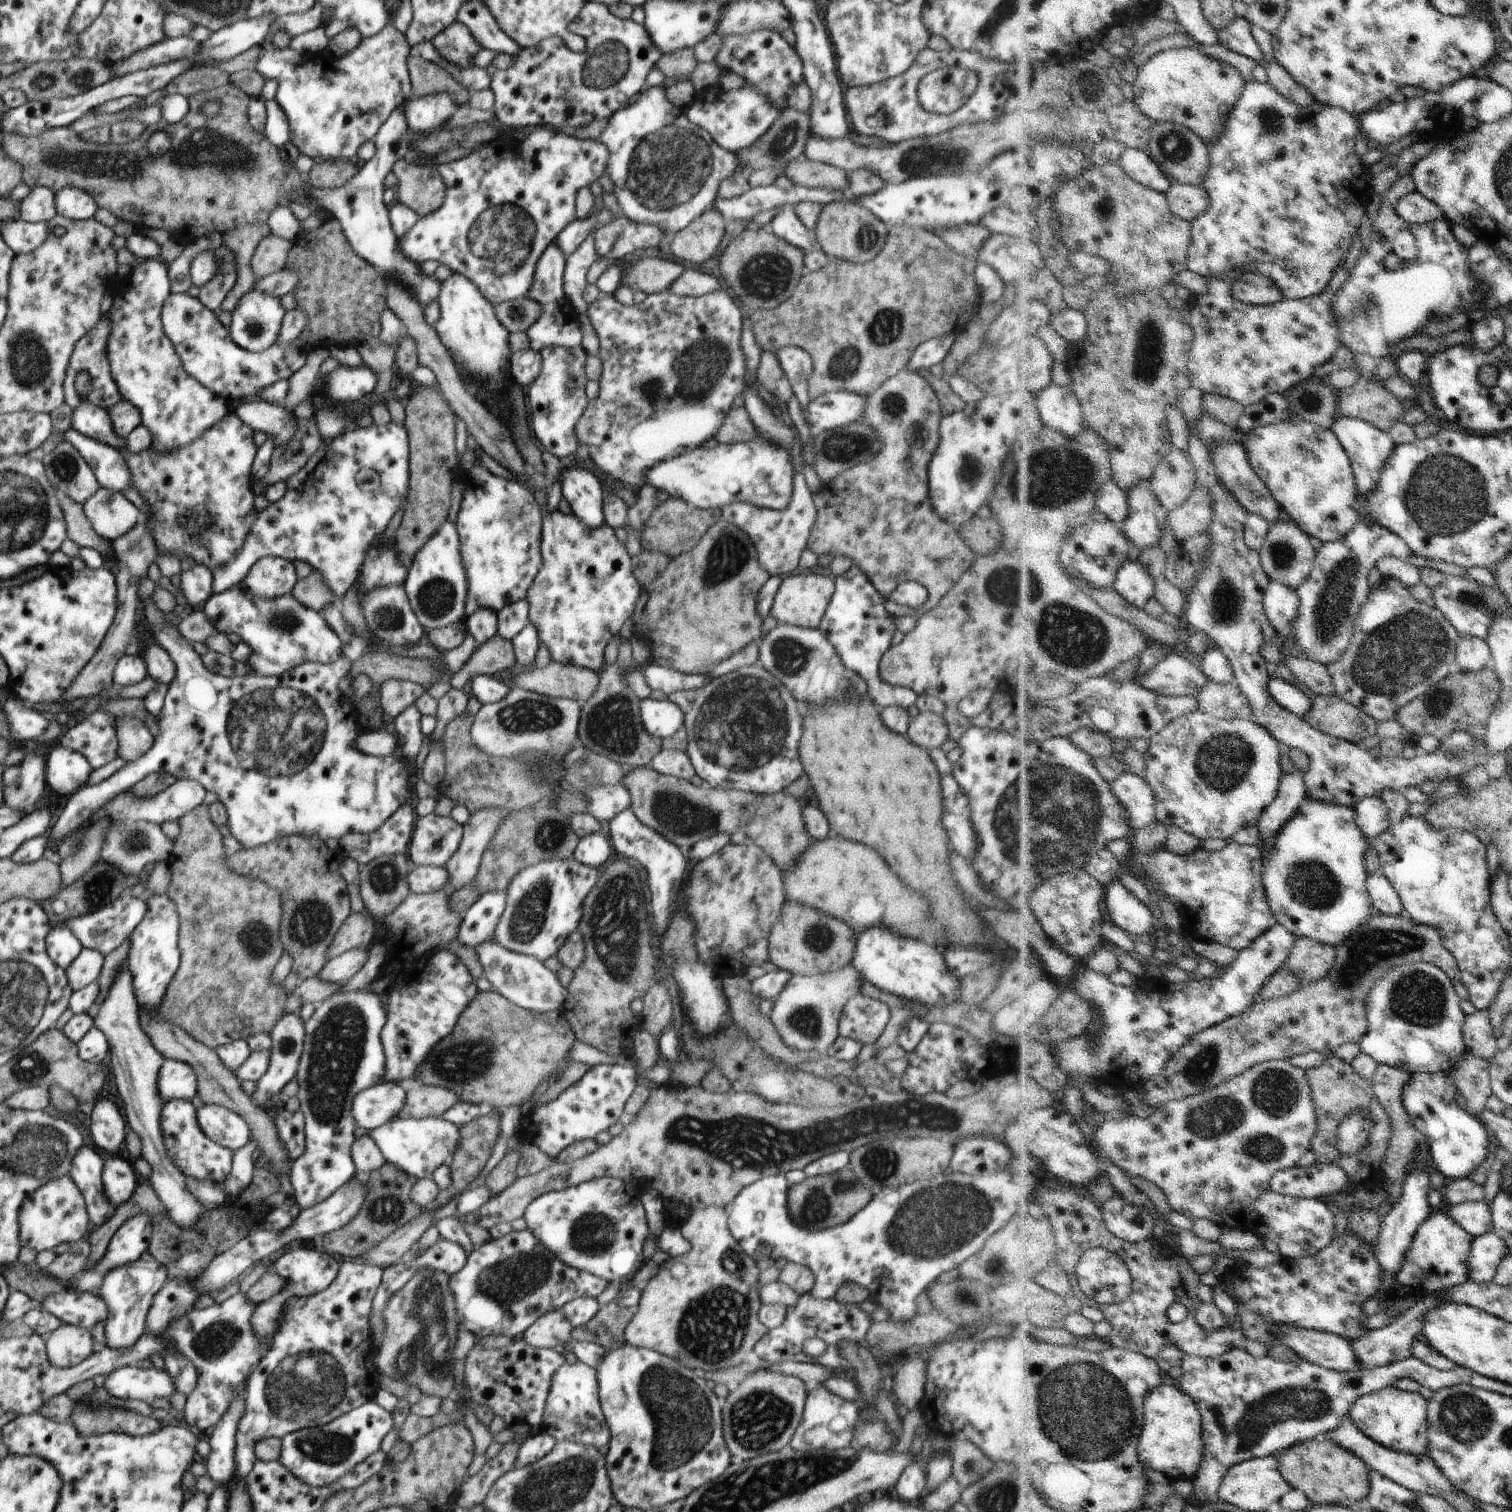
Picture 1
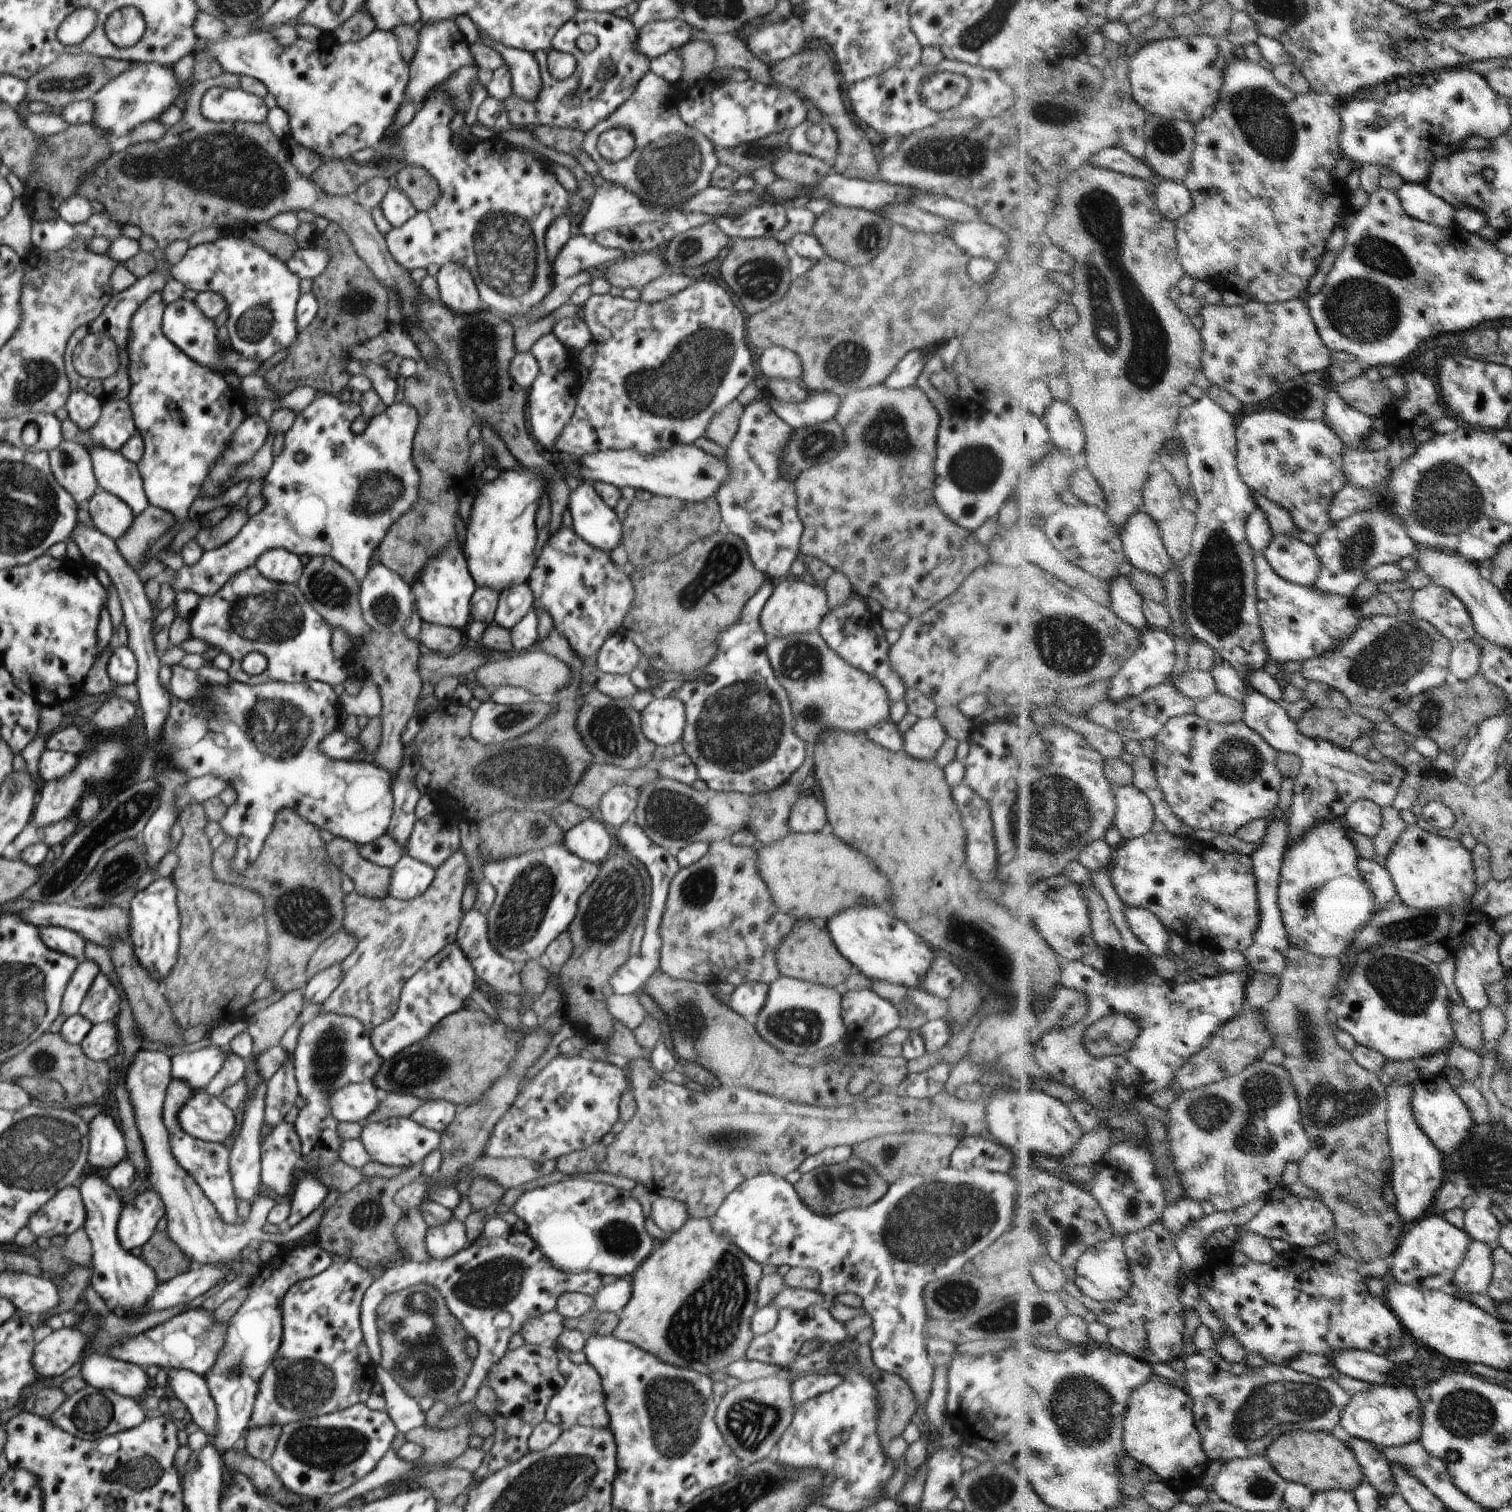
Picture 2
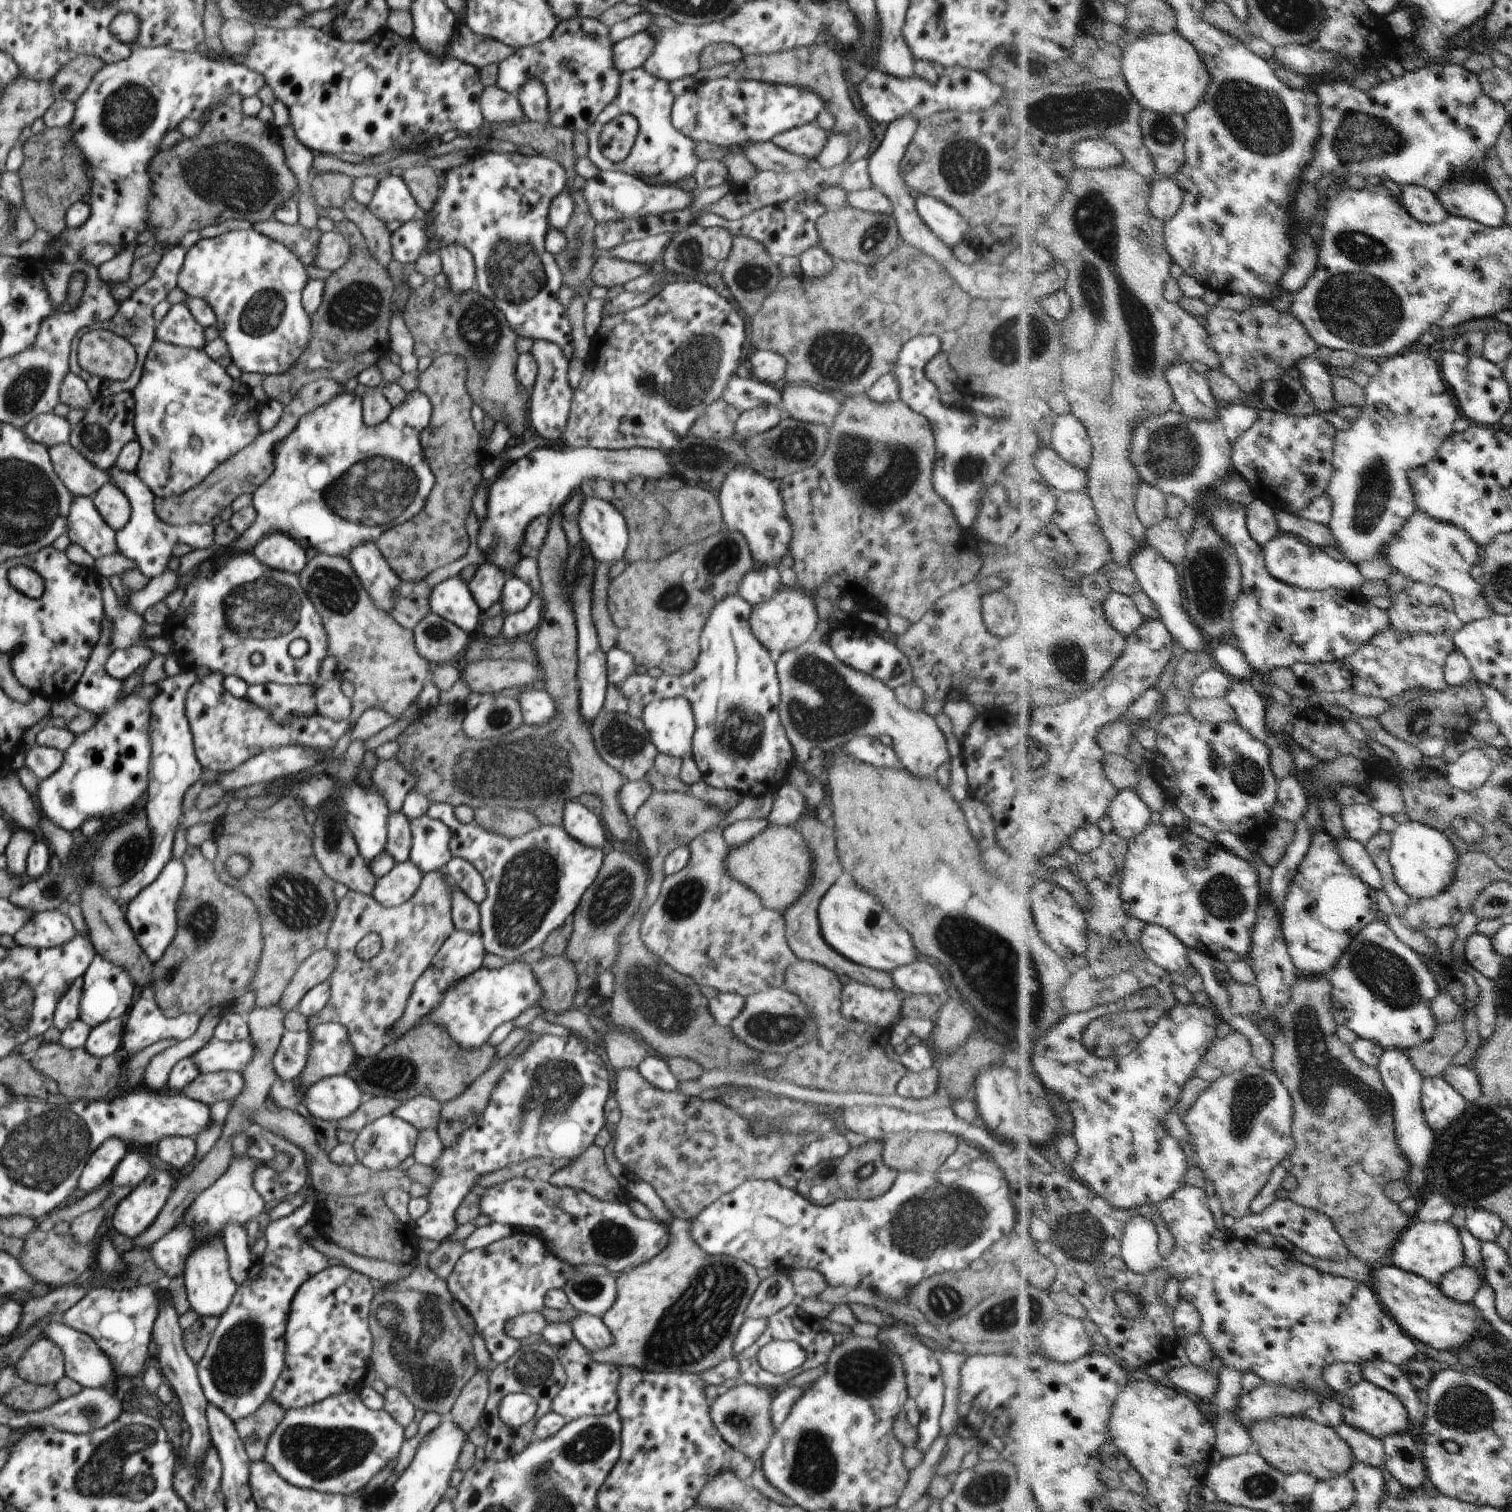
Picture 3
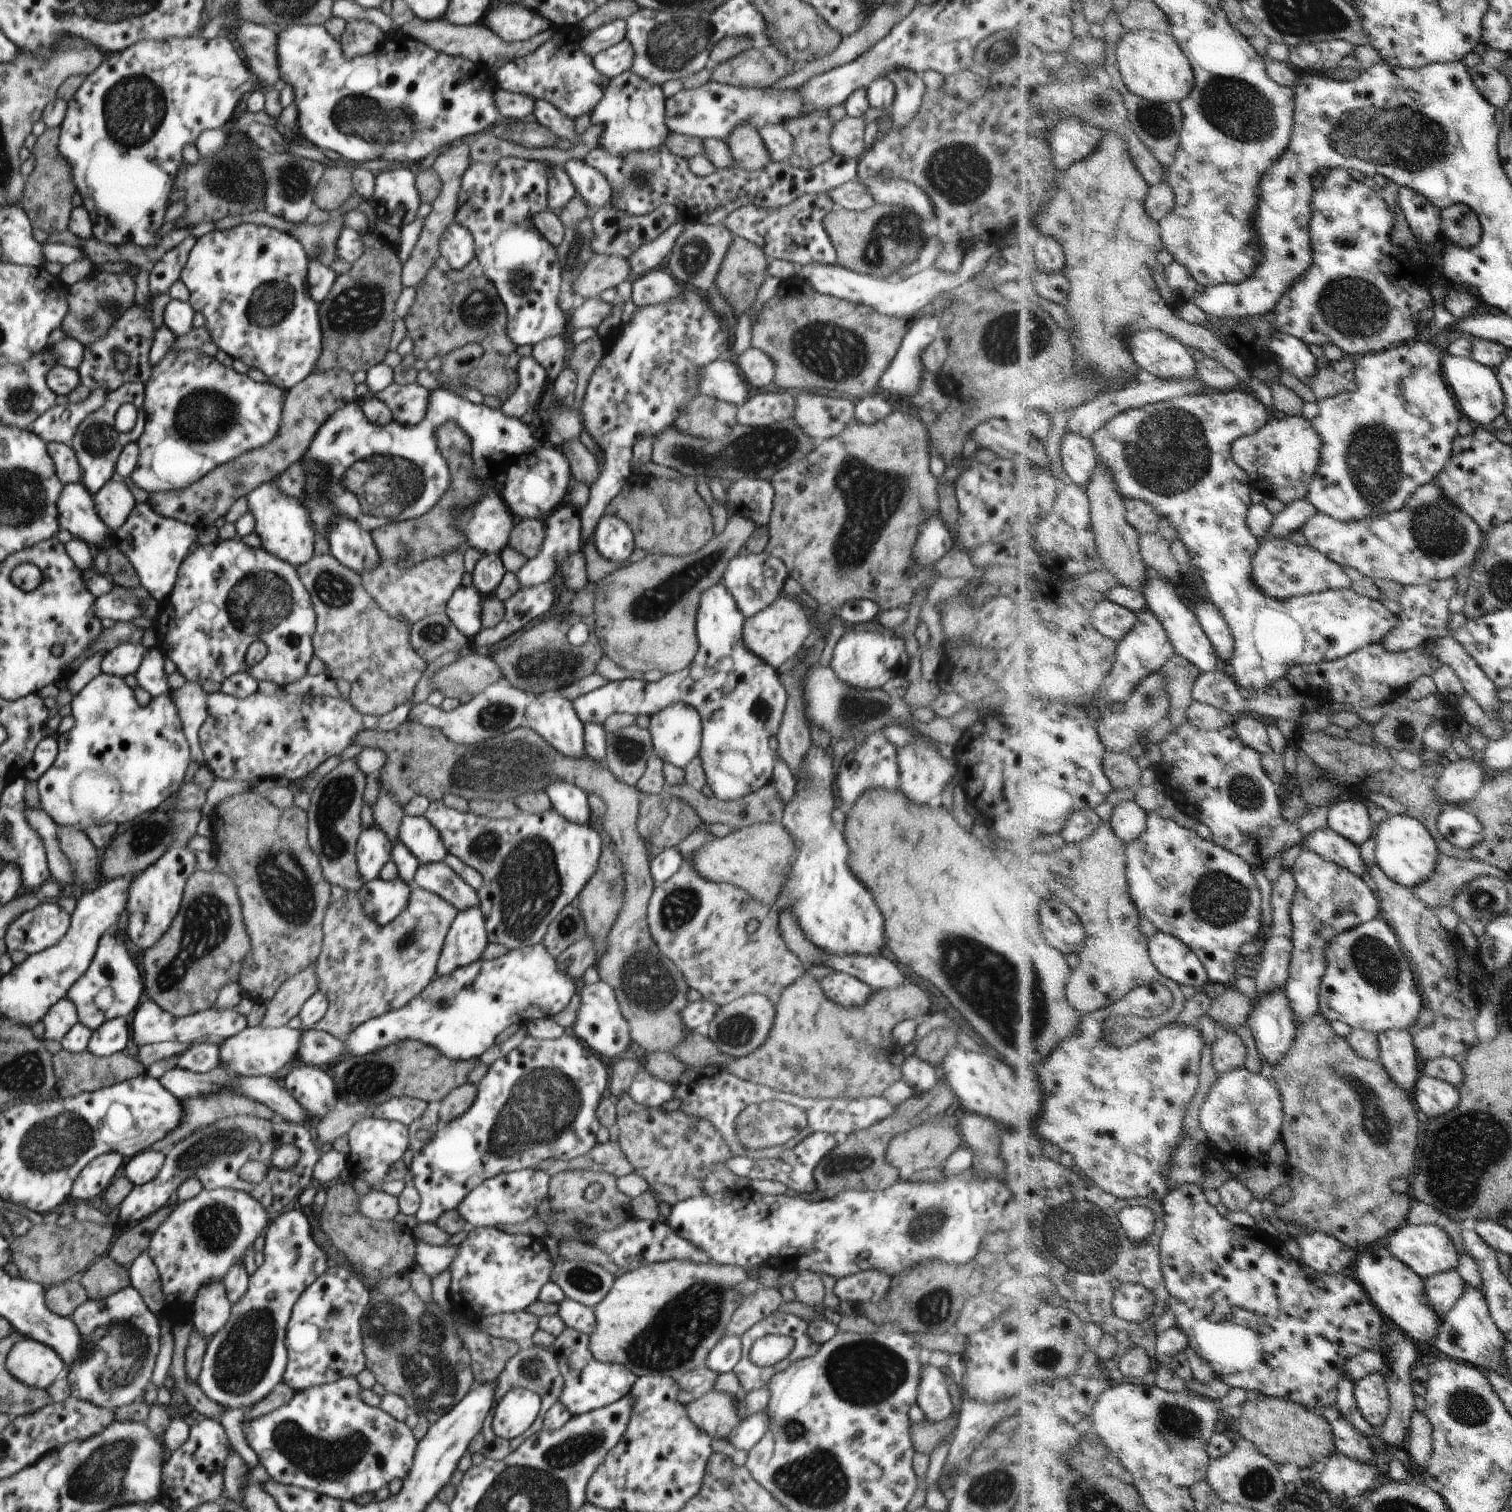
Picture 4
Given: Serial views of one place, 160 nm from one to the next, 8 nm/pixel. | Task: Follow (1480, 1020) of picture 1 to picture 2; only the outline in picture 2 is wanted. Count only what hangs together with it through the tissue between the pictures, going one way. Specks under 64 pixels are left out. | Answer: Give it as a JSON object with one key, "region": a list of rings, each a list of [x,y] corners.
{"region":[[[1450,998],[1450,1010],[1452,1010],[1452,1024],[1454,1024],[1458,1043],[1469,1050],[1482,1050],[1487,1047],[1482,1036],[1482,1024],[1480,1024],[1480,1011],[1472,1011],[1454,1002]]]}

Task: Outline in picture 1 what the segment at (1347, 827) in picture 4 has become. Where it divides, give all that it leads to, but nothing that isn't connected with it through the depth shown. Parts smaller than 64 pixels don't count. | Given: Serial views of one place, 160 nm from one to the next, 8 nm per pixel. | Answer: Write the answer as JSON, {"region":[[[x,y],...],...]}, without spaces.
{"region":[[[1380,796],[1366,797],[1358,804],[1357,811],[1358,826],[1366,836],[1378,838],[1392,826],[1388,803]]]}

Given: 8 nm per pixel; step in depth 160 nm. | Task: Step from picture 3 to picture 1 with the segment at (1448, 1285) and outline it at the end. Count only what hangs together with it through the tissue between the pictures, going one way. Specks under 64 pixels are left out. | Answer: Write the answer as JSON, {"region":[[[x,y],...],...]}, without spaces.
{"region":[[[1496,1231],[1477,1236],[1469,1260],[1470,1279],[1478,1284],[1492,1283],[1500,1261],[1509,1250]]]}

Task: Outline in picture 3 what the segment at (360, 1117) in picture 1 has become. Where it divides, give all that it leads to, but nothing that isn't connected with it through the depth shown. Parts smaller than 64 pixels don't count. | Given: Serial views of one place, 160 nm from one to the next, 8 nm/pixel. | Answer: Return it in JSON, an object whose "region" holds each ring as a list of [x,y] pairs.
{"region":[[[349,1074],[322,1078],[308,1086],[300,1097],[312,1117],[326,1121],[347,1118],[365,1100]]]}

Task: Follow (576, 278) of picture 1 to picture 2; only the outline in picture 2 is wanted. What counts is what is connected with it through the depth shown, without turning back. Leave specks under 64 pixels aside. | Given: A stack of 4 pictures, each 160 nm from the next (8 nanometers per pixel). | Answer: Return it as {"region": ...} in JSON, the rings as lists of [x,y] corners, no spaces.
{"region":[[[574,234],[552,262],[557,283],[584,271],[595,271],[596,266],[626,255],[621,249],[599,248],[586,236]]]}

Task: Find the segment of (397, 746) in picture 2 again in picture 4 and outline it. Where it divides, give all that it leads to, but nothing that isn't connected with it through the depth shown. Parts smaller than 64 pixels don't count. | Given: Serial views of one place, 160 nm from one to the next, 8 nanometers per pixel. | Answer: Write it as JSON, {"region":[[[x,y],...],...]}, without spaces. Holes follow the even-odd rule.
{"region":[[[314,556],[296,568],[300,581],[310,594],[316,614],[316,631],[312,638],[313,654],[325,664],[329,677],[341,678],[351,684],[348,702],[360,714],[383,716],[404,705],[414,695],[416,684],[422,679],[427,664],[410,644],[410,626],[390,618],[362,588],[360,575],[343,566],[334,556]],[[381,788],[381,793],[373,806],[375,824],[388,836],[390,844],[394,846],[399,839],[400,822],[405,812],[402,806],[392,798],[390,792]]]}

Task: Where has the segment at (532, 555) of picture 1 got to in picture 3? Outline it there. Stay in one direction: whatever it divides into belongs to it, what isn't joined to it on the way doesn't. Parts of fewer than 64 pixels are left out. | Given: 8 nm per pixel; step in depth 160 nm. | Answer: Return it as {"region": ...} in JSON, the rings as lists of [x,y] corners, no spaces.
{"region":[[[544,446],[532,450],[528,456],[520,460],[512,461],[504,467],[491,483],[488,484],[488,501],[486,502],[487,515],[482,520],[480,534],[478,534],[478,549],[486,554],[486,561],[490,564],[496,564],[507,578],[513,576],[512,570],[516,568],[520,560],[520,546],[524,544],[524,532],[526,526],[542,515],[553,515],[564,503],[566,503],[573,494],[575,489],[579,489],[580,484],[586,480],[602,478],[610,483],[623,482],[627,483],[632,478],[644,478],[647,482],[651,478],[655,484],[666,478],[666,476],[676,476],[674,464],[670,460],[668,451],[656,449],[634,448],[632,450],[608,450],[597,449],[589,446],[579,448]]]}

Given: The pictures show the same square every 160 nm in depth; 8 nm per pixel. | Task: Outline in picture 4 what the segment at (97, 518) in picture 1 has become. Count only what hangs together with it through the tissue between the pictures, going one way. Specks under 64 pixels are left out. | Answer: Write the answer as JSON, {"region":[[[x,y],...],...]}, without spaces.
{"region":[[[111,479],[94,498],[96,514],[112,532],[121,530],[132,508],[137,504],[122,479]]]}

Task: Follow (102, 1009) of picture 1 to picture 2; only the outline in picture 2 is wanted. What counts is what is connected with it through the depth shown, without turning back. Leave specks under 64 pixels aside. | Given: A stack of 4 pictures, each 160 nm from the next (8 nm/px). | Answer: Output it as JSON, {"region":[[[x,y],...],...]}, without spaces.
{"region":[[[142,1047],[126,1070],[125,1083],[128,1098],[134,1107],[136,1128],[142,1137],[146,1152],[148,1182],[160,1194],[168,1220],[167,1234],[182,1250],[182,1254],[190,1260],[192,1266],[202,1264],[232,1264],[240,1256],[242,1250],[252,1242],[272,1242],[276,1245],[286,1244],[292,1240],[300,1240],[317,1228],[326,1212],[324,1202],[294,1227],[287,1228],[281,1234],[265,1233],[262,1228],[267,1222],[270,1210],[277,1204],[272,1198],[260,1193],[251,1204],[250,1216],[240,1225],[223,1222],[212,1202],[202,1192],[194,1178],[191,1178],[174,1160],[169,1146],[169,1133],[163,1122],[163,1106],[165,1096],[172,1079],[171,1058],[164,1052],[155,1052]]]}

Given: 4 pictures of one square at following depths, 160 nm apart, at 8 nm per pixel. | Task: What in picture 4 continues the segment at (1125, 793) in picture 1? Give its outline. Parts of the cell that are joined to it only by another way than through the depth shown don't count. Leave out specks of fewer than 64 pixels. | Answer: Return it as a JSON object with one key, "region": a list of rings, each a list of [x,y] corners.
{"region":[[[1124,801],[1116,806],[1111,824],[1121,840],[1130,845],[1146,833],[1149,813],[1136,801]]]}

